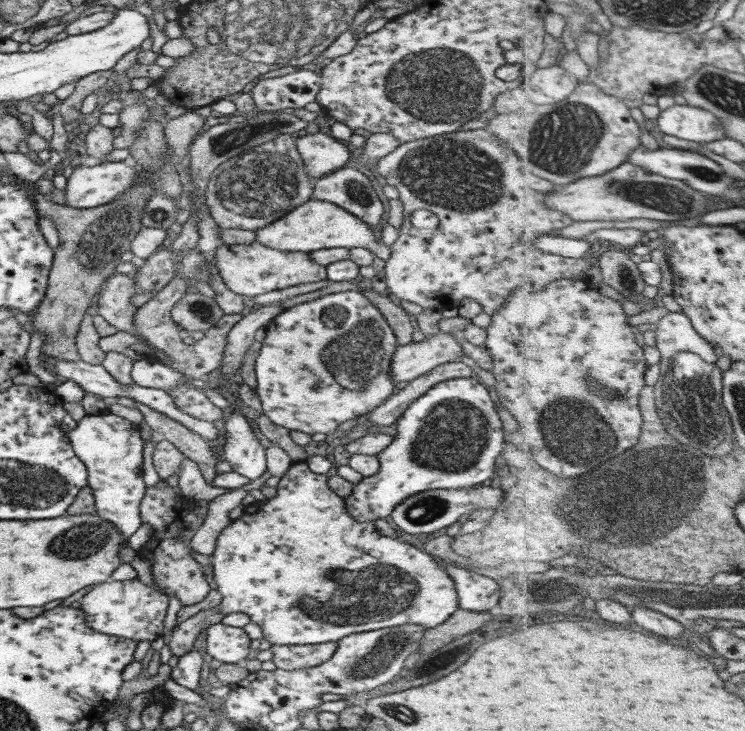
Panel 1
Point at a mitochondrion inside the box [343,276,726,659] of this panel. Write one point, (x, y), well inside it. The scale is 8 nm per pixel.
(663, 483)

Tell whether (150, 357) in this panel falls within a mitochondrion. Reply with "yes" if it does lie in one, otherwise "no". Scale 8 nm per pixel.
no

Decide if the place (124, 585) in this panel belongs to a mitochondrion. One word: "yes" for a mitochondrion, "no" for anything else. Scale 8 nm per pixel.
no

